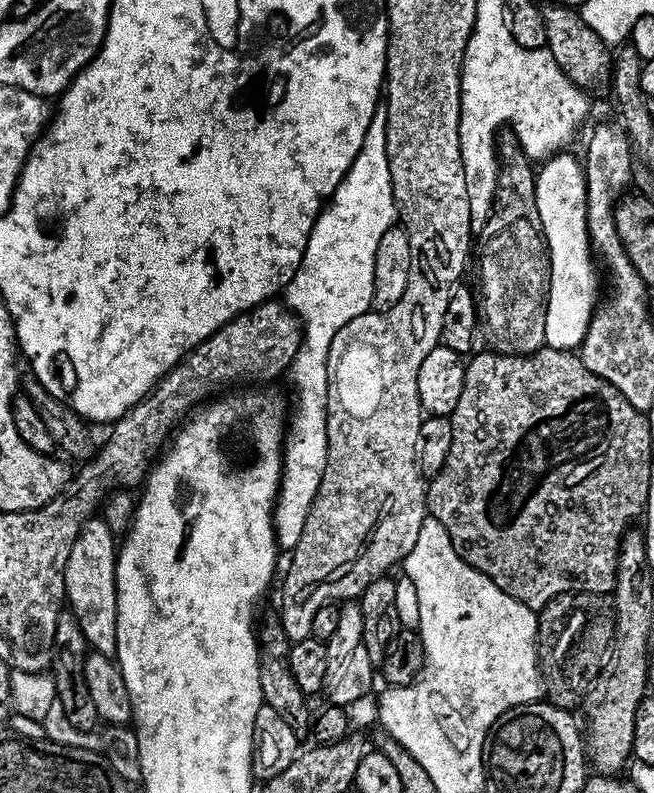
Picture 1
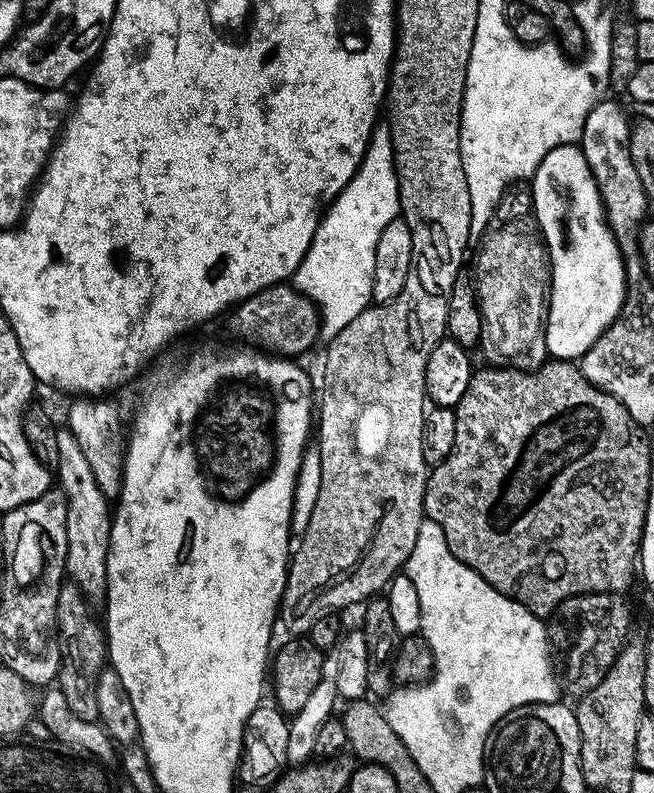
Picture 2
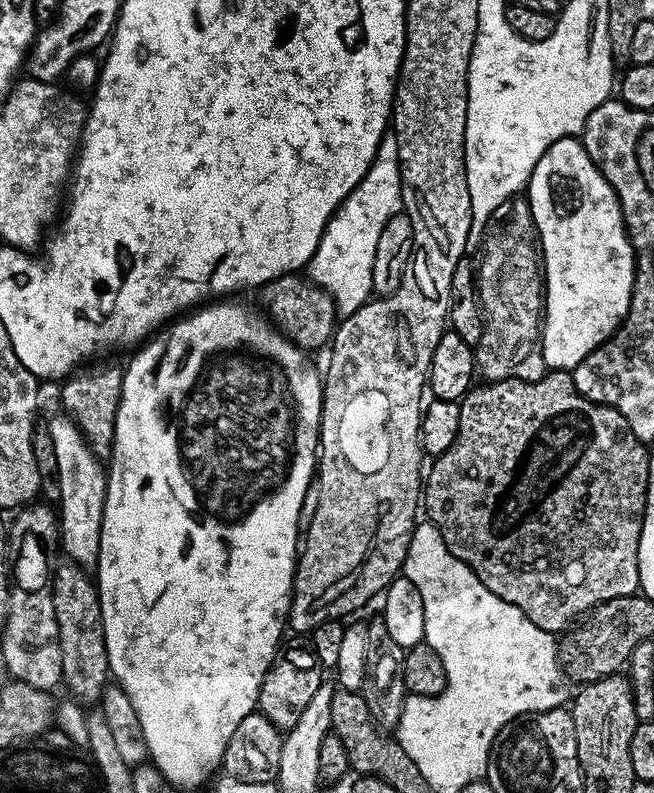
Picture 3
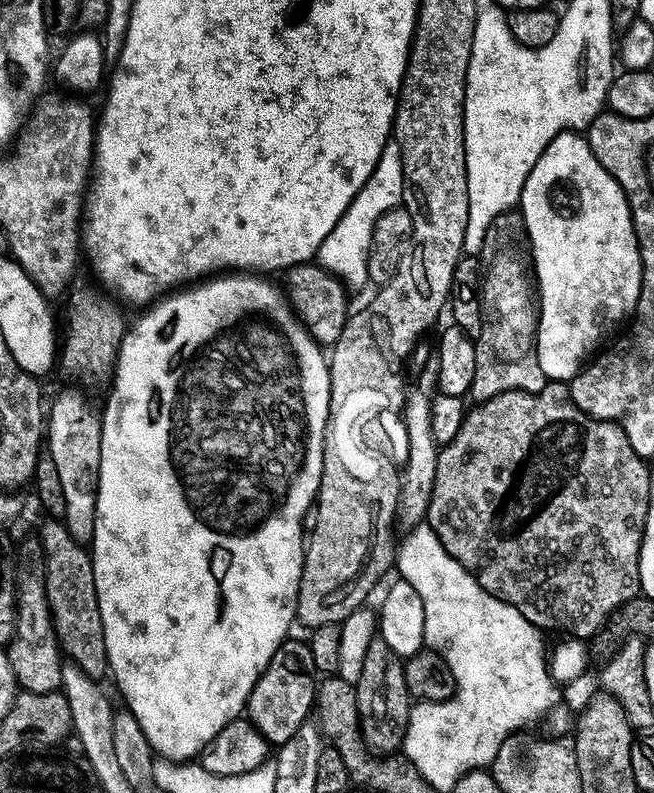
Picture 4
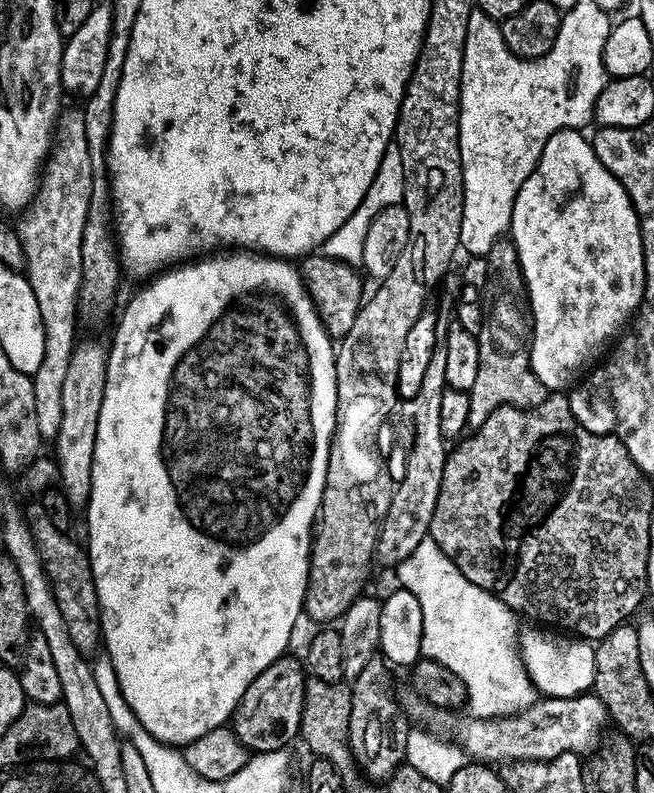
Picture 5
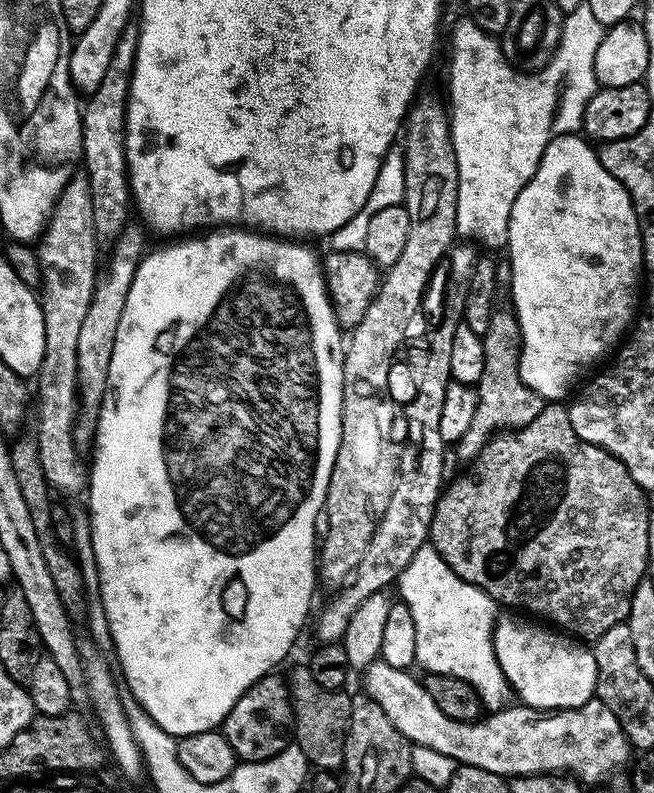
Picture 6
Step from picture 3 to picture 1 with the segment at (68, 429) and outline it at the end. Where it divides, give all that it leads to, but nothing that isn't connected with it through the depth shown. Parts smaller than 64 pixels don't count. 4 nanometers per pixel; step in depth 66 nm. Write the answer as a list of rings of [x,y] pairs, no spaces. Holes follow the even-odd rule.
[[[93,518],[84,523],[78,538],[70,550],[70,558],[64,571],[66,604],[76,617],[84,639],[91,651],[111,657],[116,650],[116,553],[117,541],[103,518]]]

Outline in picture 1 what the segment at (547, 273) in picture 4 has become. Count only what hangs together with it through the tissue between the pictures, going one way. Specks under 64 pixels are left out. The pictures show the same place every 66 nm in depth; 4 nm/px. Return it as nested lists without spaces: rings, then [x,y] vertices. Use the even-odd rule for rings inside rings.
[[[556,154],[551,158],[543,161],[542,167],[536,172],[536,201],[538,202],[538,214],[542,217],[542,230],[544,237],[548,243],[548,257],[550,258],[550,286],[548,287],[548,309],[546,310],[546,338],[545,345],[549,348],[566,348],[569,350],[579,349],[581,342],[586,338],[586,332],[590,326],[593,315],[598,307],[598,299],[596,295],[600,292],[600,284],[596,281],[596,268],[592,265],[592,256],[594,260],[594,245],[588,239],[588,202],[586,200],[586,182],[584,181],[584,169],[581,161],[576,160],[572,156],[564,156],[565,154]]]

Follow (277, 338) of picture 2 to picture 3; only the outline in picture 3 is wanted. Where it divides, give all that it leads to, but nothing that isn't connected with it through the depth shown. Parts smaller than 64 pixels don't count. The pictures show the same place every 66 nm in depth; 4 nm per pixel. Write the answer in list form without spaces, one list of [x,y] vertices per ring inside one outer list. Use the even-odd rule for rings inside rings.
[[[300,274],[279,276],[259,289],[259,307],[269,320],[302,349],[313,350],[329,343],[336,334],[338,313],[336,304],[326,290],[322,290],[314,281]]]

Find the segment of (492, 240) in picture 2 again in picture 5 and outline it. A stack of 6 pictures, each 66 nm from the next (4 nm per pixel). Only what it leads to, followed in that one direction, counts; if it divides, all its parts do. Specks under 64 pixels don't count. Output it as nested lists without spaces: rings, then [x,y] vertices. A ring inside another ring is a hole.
[[[501,238],[494,242],[494,246],[487,254],[488,262],[488,286],[484,289],[482,296],[486,301],[484,309],[484,319],[486,323],[482,326],[478,342],[478,375],[474,377],[474,386],[468,393],[470,398],[470,418],[468,419],[468,428],[475,430],[494,414],[494,410],[499,408],[533,408],[538,406],[549,396],[550,389],[542,386],[538,382],[538,374],[530,366],[530,350],[532,345],[532,330],[530,327],[530,316],[526,311],[526,289],[524,286],[524,275],[520,269],[520,259],[518,250],[512,244],[511,239]]]

